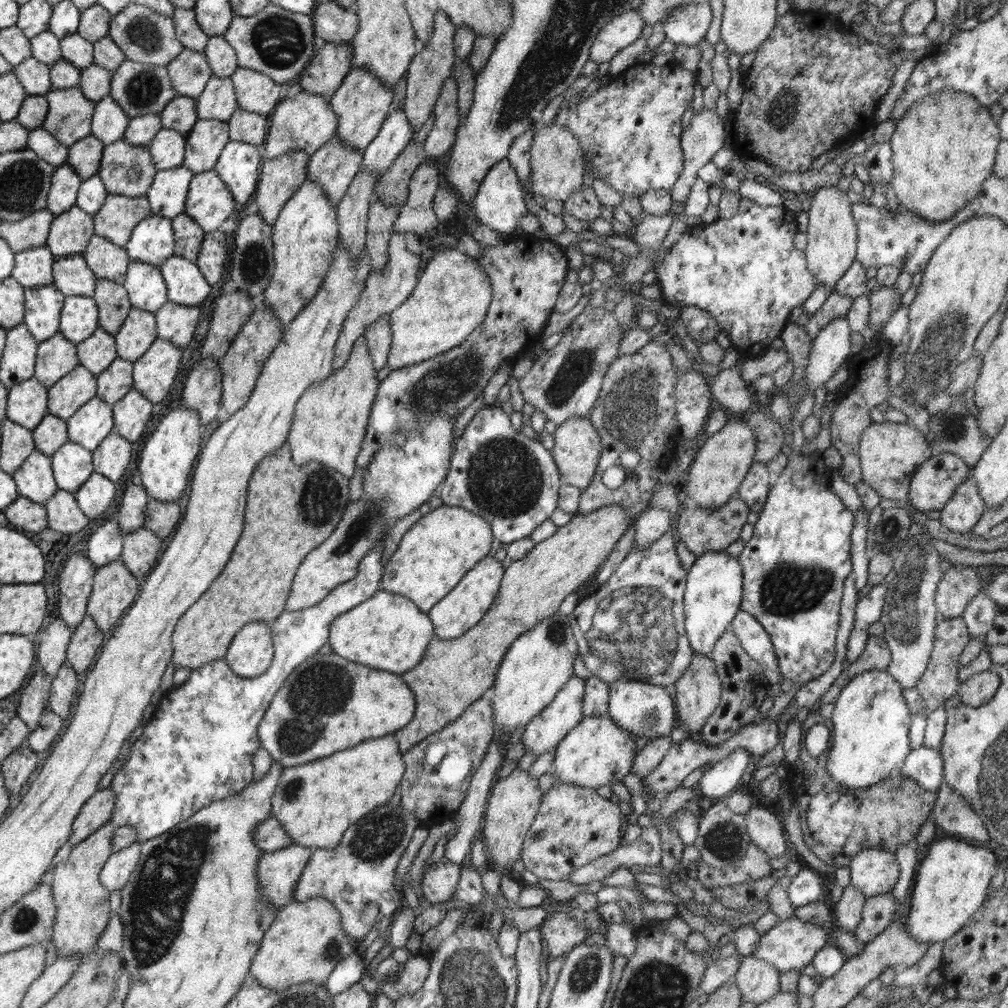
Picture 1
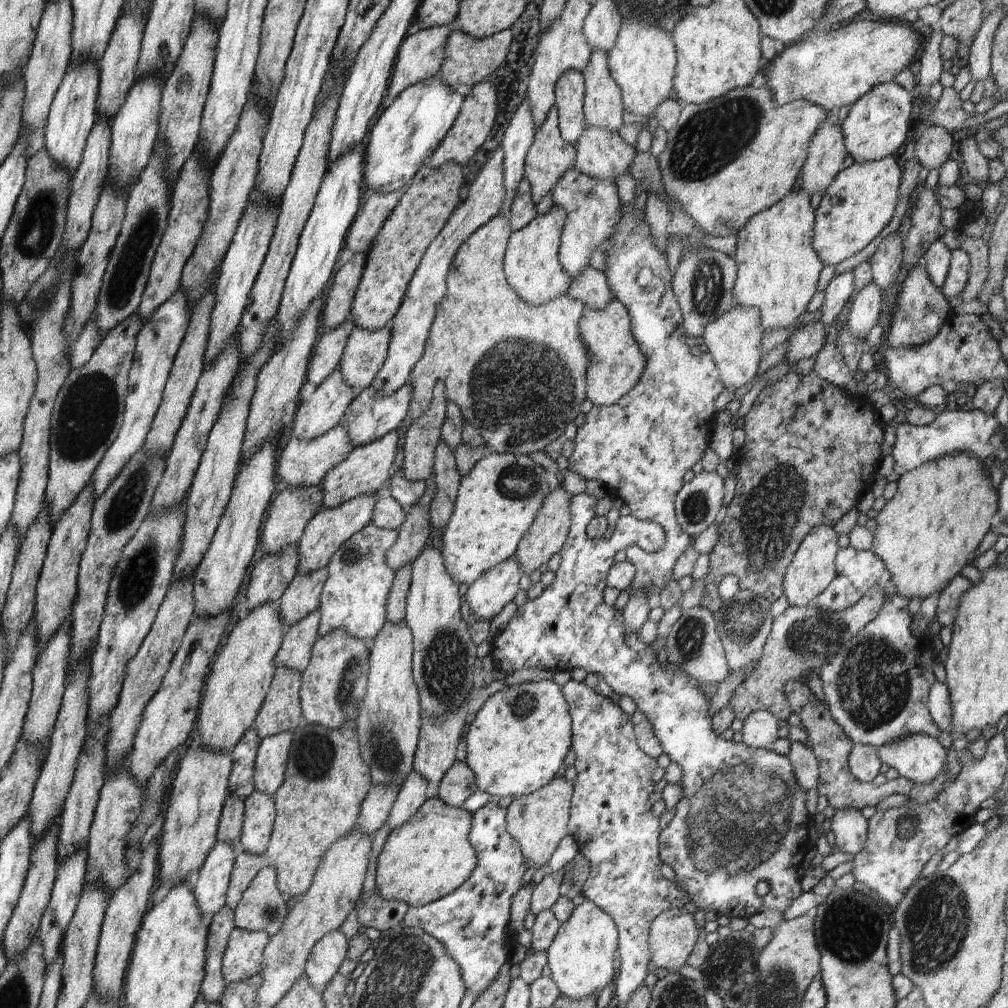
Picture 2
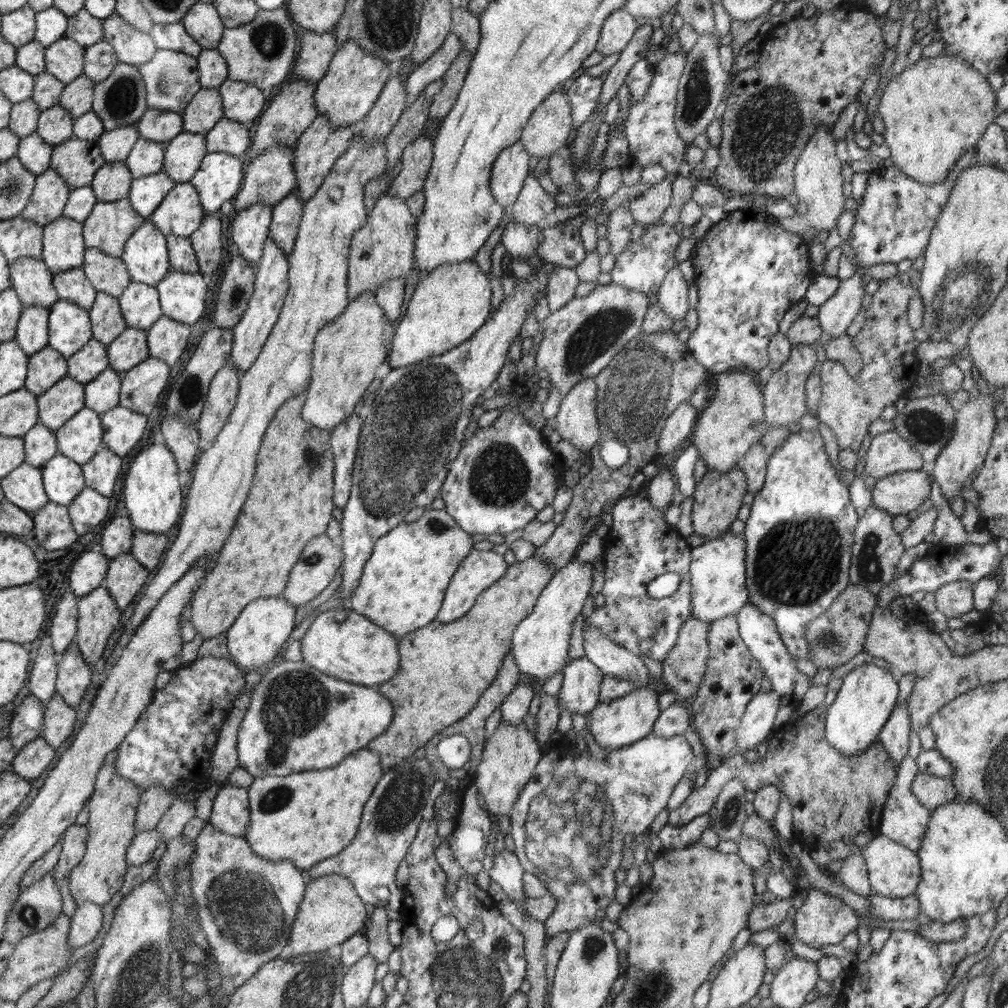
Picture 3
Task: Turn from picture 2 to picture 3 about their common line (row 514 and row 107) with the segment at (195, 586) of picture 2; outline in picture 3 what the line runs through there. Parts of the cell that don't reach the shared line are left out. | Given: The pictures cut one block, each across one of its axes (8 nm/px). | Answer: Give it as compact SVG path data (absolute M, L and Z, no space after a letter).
M227 79L217 87L222 97L224 119L253 125L266 104L266 97L257 86Z

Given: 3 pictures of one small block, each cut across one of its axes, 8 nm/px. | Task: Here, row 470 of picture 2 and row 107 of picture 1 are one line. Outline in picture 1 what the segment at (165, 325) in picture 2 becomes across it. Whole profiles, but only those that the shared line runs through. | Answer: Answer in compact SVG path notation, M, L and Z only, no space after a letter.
M110 94L95 104L91 120L92 135L105 146L123 139L126 127L131 121L128 115L115 103Z

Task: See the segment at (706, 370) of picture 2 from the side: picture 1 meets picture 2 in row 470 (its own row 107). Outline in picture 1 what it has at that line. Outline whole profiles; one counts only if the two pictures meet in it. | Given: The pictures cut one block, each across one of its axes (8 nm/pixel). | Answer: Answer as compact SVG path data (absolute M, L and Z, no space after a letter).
M674 60L666 67L636 62L609 84L601 85L586 99L570 107L563 126L578 140L586 162L592 160L592 174L618 190L621 196L640 196L649 188L669 191L678 180L684 166L682 153L682 114L693 99L697 74L684 70Z

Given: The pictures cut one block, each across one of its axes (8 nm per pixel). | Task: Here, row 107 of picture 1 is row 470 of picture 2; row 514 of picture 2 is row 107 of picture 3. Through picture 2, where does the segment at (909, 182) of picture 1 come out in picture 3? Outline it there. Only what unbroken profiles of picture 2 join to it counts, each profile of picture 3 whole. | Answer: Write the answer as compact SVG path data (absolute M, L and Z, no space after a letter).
M942 55L920 58L916 64L904 68L902 74L889 82L878 104L877 112L885 124L884 139L890 149L890 160L917 183L931 185L944 180L956 160L960 160L964 152L975 147L984 136L987 126L994 122L996 104L995 92L987 78L980 75L968 62Z

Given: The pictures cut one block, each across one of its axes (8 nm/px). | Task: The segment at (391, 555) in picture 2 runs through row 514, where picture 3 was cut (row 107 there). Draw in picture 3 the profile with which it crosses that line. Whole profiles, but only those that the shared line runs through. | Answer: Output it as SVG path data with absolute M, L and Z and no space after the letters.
M436 80L436 83L426 86L415 99L409 100L398 122L390 131L390 136L385 140L384 148L388 161L386 171L400 162L404 148L424 132L422 128L429 119L429 108L433 103L434 95L438 94L442 87L443 80Z

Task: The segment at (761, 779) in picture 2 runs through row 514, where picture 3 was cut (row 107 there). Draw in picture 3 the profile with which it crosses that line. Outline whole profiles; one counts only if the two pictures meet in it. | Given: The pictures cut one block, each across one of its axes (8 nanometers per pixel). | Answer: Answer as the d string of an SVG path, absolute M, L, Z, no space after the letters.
M584 73L574 80L565 94L571 106L572 128L579 127L598 106L603 82L600 77L594 78Z

